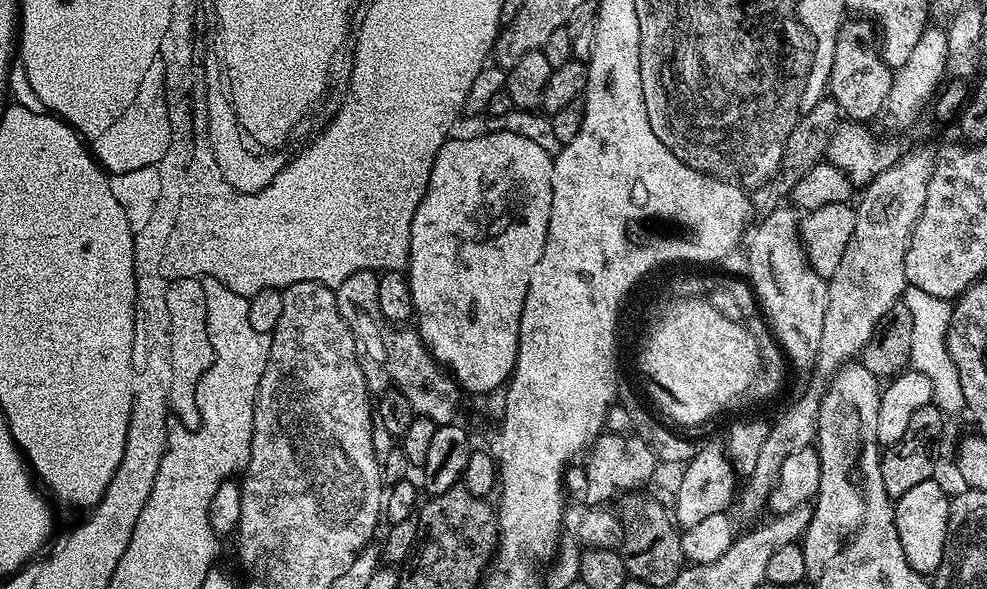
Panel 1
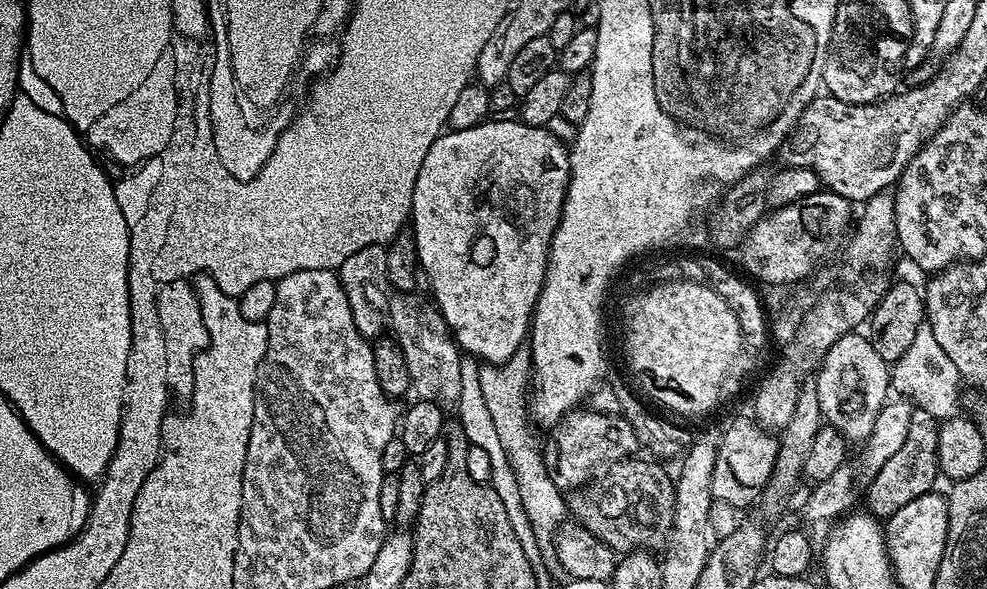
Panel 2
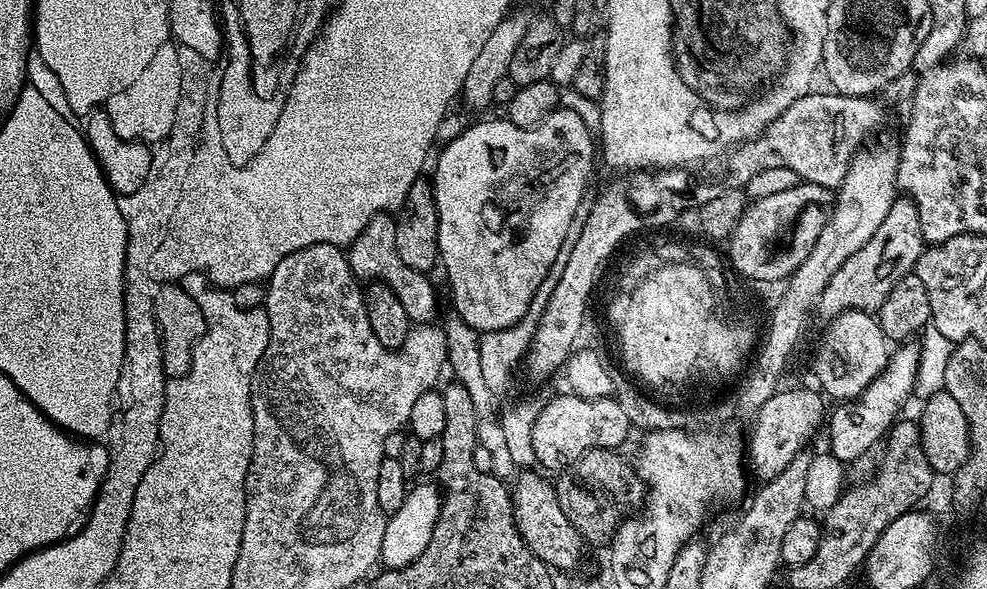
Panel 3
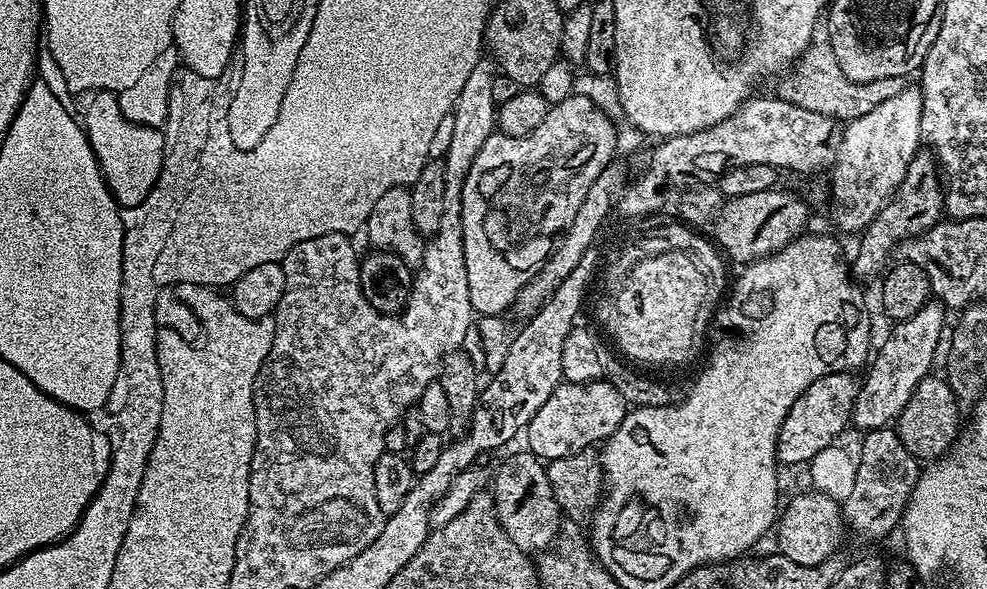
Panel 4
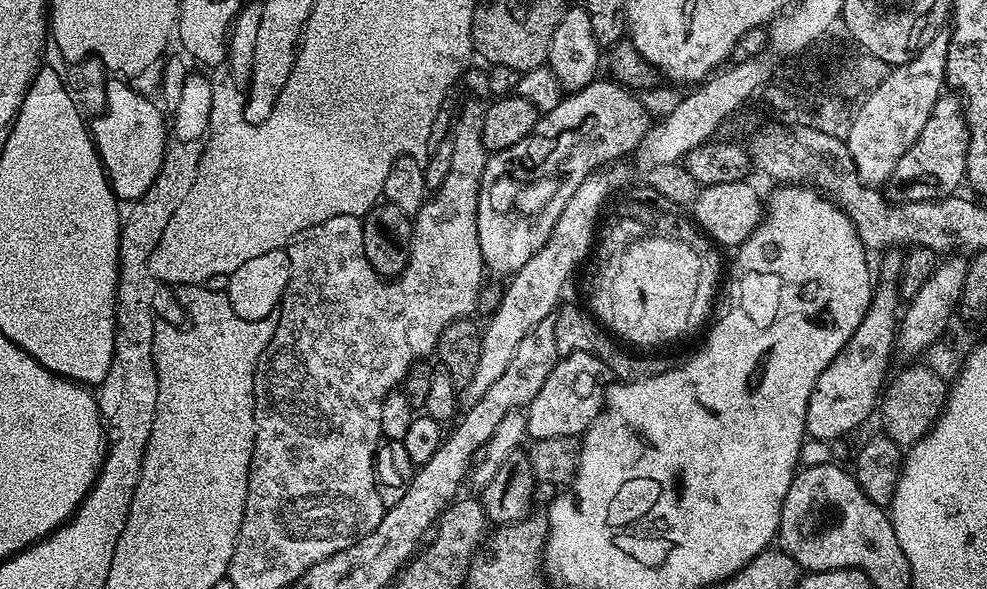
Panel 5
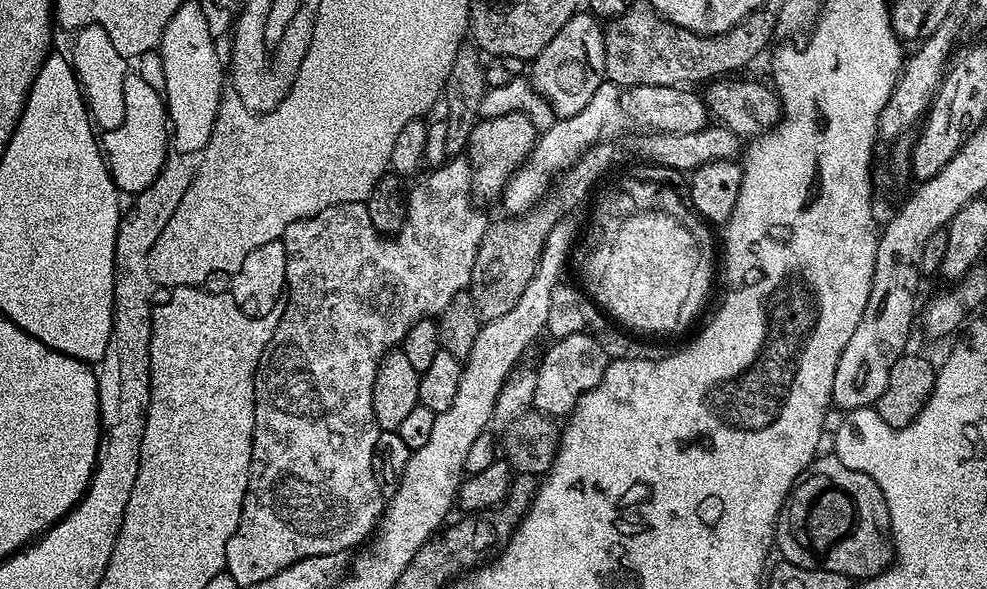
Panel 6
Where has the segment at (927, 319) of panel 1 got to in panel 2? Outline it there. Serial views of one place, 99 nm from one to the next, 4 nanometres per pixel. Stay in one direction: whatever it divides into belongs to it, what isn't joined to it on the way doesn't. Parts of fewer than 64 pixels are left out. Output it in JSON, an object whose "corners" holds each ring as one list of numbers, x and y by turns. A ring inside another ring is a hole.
{"corners":[[932,327,920,328,910,350,906,350,906,354,902,354,902,358,891,365,890,388,893,393,911,400,915,407,926,410,926,414,934,414,934,418,941,422,961,415,960,371,954,362,950,362,946,350,938,346,938,338,934,338]]}

